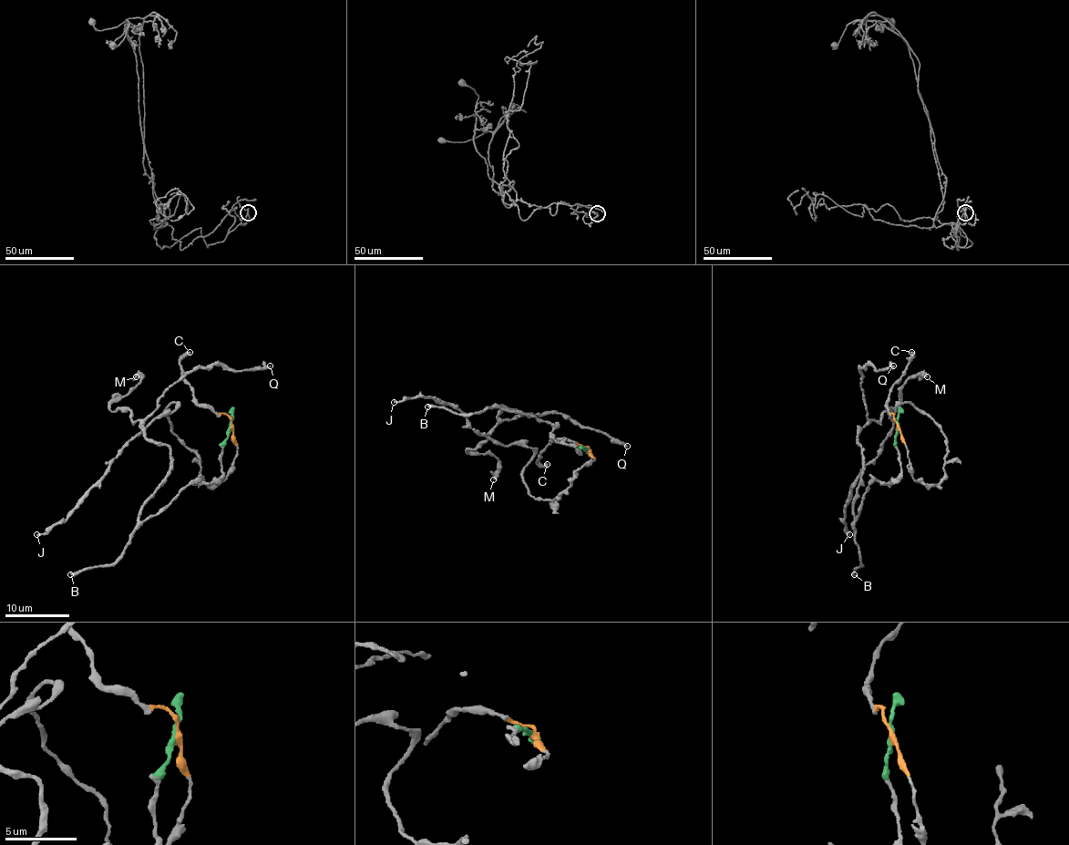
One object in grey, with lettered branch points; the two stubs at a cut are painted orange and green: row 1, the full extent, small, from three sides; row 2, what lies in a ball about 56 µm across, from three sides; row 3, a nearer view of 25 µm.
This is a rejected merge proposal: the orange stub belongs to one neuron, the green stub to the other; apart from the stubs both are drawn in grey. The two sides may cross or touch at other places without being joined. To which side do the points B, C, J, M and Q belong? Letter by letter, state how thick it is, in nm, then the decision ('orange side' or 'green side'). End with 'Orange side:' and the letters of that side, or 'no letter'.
B: calibre 400 nm; green side
C: calibre 400 nm; orange side
J: calibre 240 nm; orange side
M: calibre 400 nm; green side
Q: calibre 220 nm; green side
Orange side: C, J

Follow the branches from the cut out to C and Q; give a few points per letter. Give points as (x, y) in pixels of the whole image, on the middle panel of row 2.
C: (588, 449), (554, 439), (538, 459), (544, 466), (548, 464)
Q: (588, 449), (559, 443), (546, 422), (498, 407), (528, 416), (502, 410), (502, 420), (569, 416), (627, 447)

